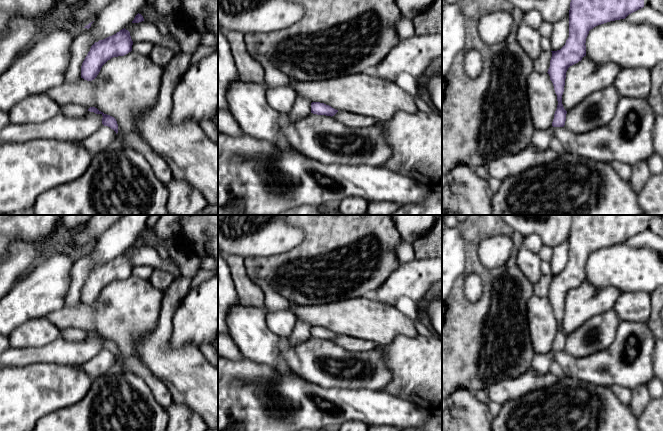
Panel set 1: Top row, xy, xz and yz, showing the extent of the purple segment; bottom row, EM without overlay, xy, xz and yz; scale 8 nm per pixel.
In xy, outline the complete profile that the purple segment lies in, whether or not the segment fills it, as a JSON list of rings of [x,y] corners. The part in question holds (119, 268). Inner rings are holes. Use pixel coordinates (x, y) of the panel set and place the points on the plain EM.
[[[125,252],[116,258],[95,266],[81,290],[81,302],[94,304],[102,290],[111,282],[124,280],[132,275],[133,265]]]

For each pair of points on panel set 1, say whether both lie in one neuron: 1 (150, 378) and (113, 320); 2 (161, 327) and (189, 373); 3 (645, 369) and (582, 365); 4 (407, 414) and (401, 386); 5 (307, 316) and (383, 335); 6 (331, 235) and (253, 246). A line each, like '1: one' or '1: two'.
1: one
2: one
3: one
4: two
5: one
6: two

